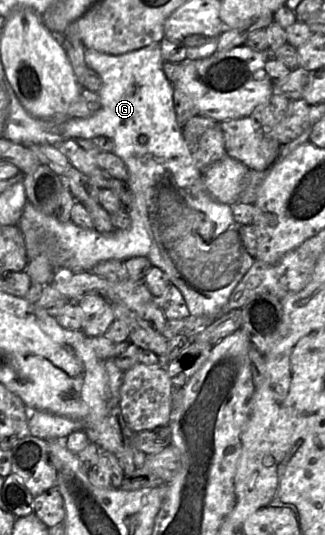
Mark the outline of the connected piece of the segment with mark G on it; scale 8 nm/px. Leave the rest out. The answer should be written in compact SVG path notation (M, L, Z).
M160 42L122 54L106 54L93 49L85 50L88 67L101 77L102 85L97 92L101 106L89 117L41 119L61 138L93 139L106 135L114 140L114 153L127 166L128 185L132 203L128 209L131 224L127 229L101 233L96 228L85 229L74 222L62 222L56 215L46 215L39 208L27 203L18 222L26 244L28 264L25 271L33 283L45 285L66 272L90 271L98 262L144 256L152 265L162 269L183 295L189 312L194 316L212 316L229 301L235 287L252 264L240 234L240 225L234 220L230 205L215 200L207 191L202 170L196 165L183 128L177 121L174 105L174 88L165 75L162 65Z

